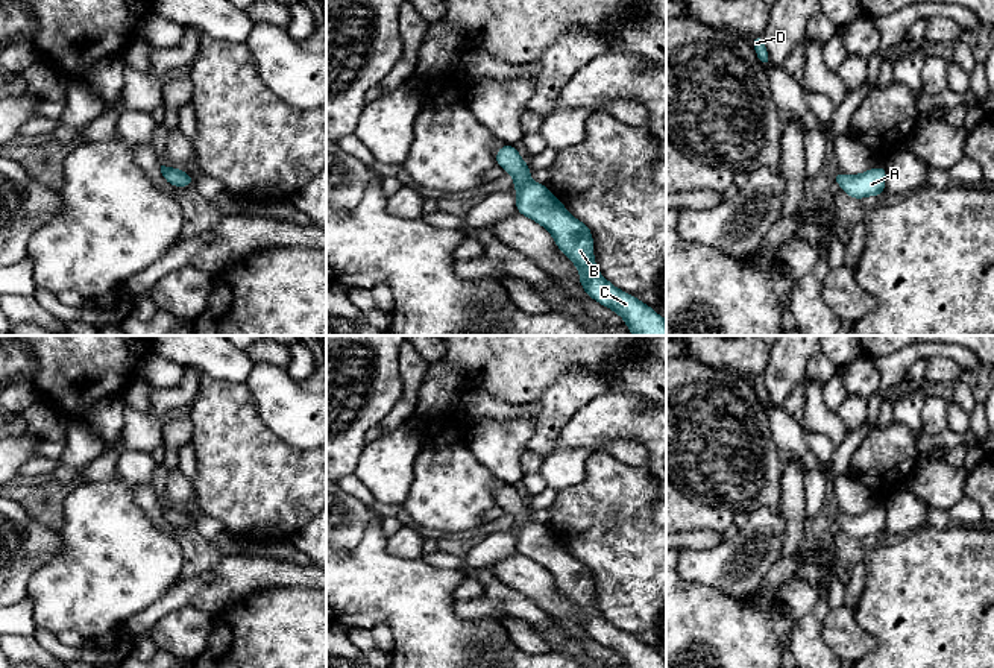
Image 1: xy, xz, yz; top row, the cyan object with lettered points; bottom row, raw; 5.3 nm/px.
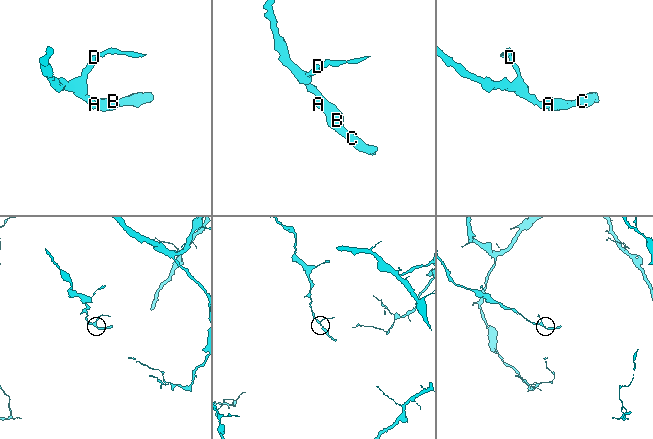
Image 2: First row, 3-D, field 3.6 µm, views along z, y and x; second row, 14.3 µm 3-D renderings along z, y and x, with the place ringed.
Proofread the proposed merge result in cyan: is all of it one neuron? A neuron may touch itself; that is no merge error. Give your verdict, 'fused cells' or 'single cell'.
single cell

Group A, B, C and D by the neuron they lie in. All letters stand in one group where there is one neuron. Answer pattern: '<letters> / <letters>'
A B C D

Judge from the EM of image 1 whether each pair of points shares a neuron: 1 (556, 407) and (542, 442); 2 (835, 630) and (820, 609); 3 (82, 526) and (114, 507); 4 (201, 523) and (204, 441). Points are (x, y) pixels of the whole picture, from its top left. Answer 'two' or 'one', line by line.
1: one
2: two
3: one
4: two

